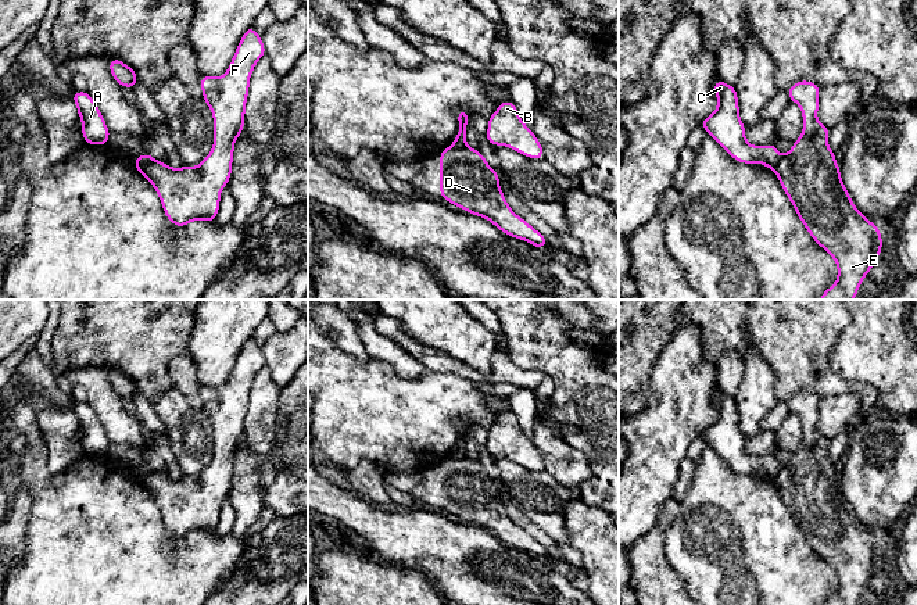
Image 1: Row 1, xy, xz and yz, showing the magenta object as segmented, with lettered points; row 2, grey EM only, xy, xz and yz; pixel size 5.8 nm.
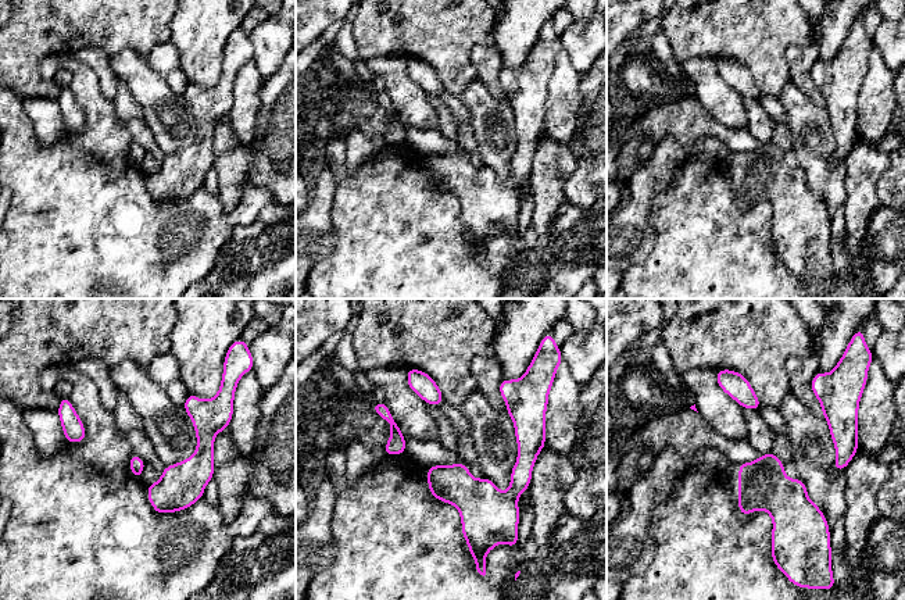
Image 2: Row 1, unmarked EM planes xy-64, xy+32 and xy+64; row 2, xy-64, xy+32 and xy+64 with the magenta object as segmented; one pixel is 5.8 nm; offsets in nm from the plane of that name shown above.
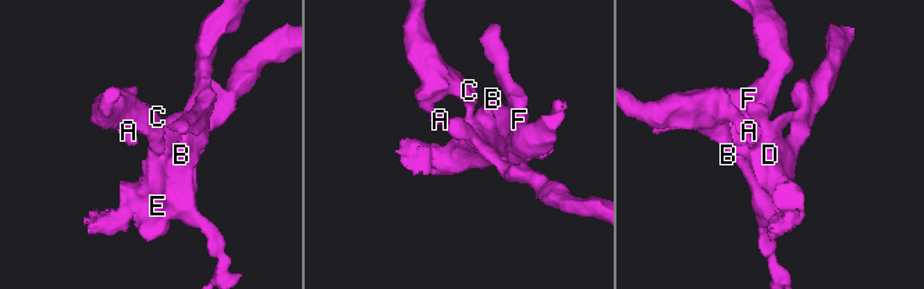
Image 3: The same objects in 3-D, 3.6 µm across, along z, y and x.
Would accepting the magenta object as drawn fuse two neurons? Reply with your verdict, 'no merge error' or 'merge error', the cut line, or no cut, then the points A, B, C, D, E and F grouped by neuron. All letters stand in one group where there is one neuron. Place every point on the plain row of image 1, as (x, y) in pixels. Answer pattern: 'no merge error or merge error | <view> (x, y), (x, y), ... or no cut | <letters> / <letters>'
merge error | xz (465, 455), (459, 458), (451, 457) | A C / B D E F

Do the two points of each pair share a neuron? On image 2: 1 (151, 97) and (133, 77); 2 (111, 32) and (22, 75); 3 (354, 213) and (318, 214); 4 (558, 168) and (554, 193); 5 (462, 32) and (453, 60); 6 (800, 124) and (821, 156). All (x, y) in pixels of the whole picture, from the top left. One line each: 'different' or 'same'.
1: same
2: same
3: different
4: same
5: same
6: same

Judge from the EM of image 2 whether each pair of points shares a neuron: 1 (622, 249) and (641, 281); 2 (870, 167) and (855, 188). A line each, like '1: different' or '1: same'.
1: different
2: same

